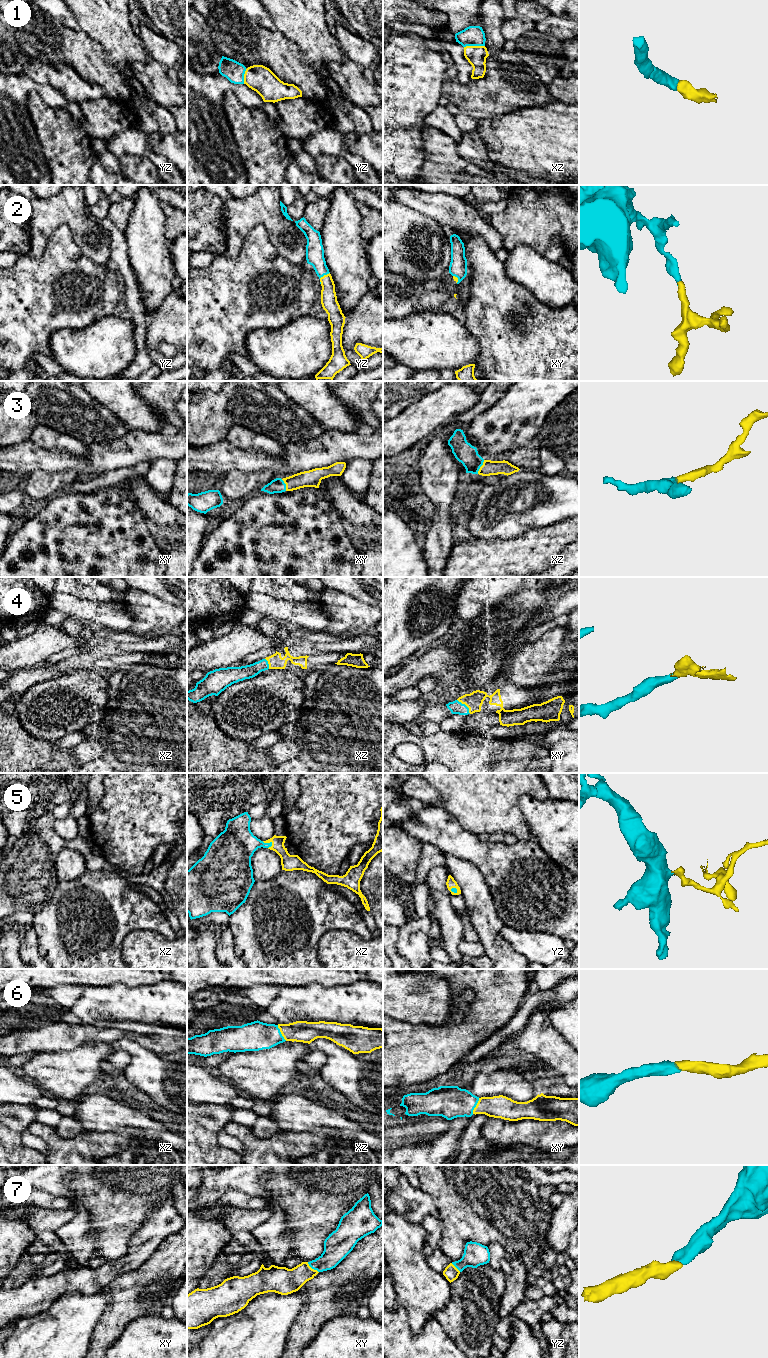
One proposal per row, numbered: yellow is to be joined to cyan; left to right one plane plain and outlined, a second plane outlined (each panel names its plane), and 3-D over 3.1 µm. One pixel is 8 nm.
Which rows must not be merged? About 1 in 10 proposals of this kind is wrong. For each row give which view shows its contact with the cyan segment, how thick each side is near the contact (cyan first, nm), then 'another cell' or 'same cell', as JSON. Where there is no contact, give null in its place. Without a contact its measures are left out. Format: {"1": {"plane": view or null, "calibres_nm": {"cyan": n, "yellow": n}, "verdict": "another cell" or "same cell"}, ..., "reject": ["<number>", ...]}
{"1": {"plane": "xz", "calibres_nm": {"cyan": 160, "yellow": 160}, "verdict": "same cell"}, "2": {"plane": "yz", "calibres_nm": {"cyan": 140, "yellow": 130}, "verdict": "same cell"}, "3": {"plane": "xz", "calibres_nm": {"cyan": 170, "yellow": 120}, "verdict": "same cell"}, "4": {"plane": "xy", "calibres_nm": {"cyan": 110, "yellow": 140}, "verdict": "same cell"}, "5": {"plane": "xz", "calibres_nm": {"cyan": 300, "yellow": 130}, "verdict": "same cell"}, "6": {"plane": "xz", "calibres_nm": {"cyan": 240, "yellow": 180}, "verdict": "same cell"}, "7": {"plane": "xy", "calibres_nm": {"cyan": 200, "yellow": 220}, "verdict": "same cell"}, "reject": []}

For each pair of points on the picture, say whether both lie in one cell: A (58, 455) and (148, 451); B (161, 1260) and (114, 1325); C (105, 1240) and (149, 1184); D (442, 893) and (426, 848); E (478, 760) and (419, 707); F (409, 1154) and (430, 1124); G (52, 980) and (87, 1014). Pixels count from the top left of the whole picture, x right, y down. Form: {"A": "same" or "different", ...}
{"A": "same", "B": "same", "C": "same", "D": "different", "E": "different", "F": "different", "G": "different"}

